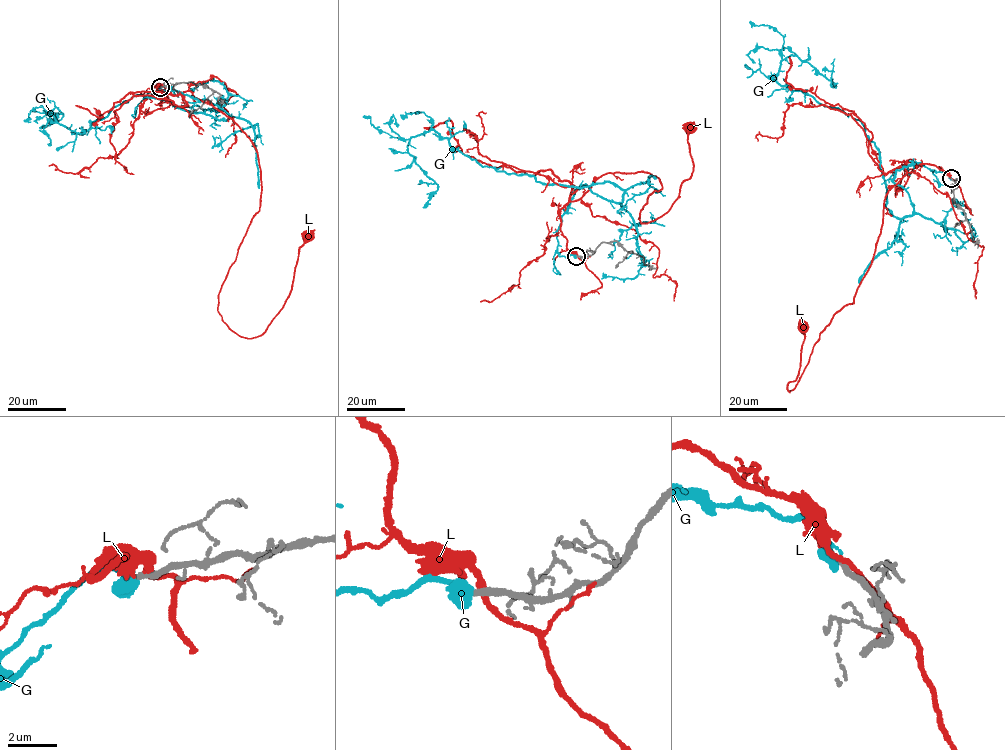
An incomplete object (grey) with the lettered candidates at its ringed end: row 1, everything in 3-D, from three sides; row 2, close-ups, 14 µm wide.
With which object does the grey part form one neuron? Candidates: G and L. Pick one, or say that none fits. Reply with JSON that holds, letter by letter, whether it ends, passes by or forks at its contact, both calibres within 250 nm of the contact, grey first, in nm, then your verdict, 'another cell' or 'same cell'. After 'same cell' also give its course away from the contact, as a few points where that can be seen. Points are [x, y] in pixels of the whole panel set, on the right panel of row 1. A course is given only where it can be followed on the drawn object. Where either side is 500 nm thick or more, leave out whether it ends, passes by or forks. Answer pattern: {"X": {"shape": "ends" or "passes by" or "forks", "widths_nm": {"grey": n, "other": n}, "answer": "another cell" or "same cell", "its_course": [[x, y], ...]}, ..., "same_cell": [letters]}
{"G": {"widths_nm": {"grey": 240, "other": 650}, "answer": "another cell"}, "L": {"shape": "passes by", "widths_nm": {"grey": 320, "other": 240}, "answer": "another cell"}, "same_cell": []}

